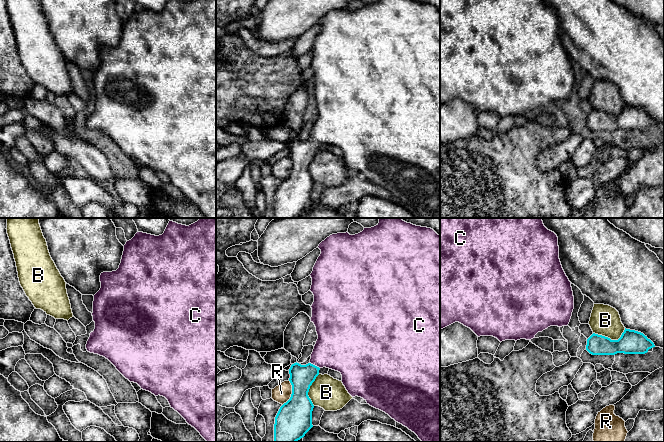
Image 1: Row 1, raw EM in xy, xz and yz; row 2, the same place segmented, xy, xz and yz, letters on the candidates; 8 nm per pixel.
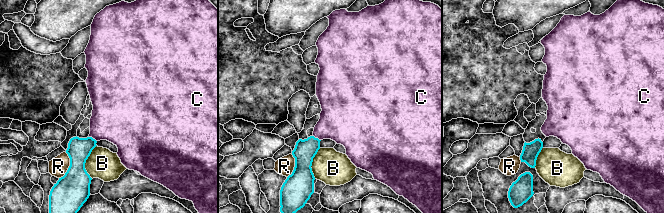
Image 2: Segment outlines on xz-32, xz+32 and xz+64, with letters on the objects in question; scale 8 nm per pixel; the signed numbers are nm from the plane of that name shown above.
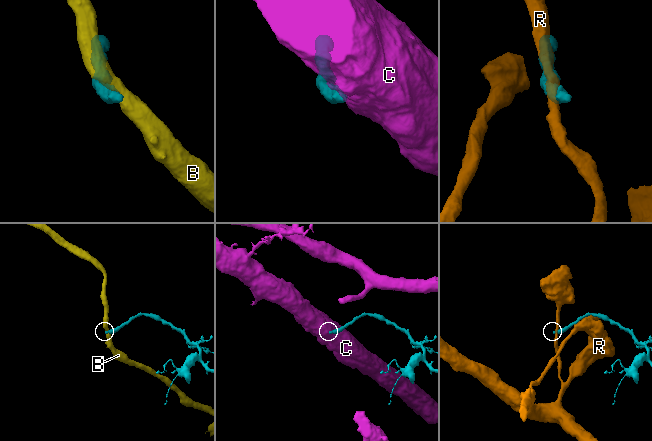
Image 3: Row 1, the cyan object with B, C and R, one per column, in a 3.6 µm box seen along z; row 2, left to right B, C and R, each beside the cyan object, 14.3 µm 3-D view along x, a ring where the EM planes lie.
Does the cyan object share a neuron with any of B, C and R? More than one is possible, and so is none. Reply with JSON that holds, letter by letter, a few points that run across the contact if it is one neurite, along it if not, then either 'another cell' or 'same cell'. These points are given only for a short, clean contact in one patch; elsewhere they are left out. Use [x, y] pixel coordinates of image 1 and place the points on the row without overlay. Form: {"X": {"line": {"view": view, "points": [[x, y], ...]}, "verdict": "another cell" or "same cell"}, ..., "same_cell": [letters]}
{"B": {"line": {"view": "yz", "points": [[625, 104], [617, 115], [610, 115], [593, 108]]}, "verdict": "another cell"}, "C": {"line": {"view": "xz", "points": [[301, 154], [314, 141], [339, 123]]}, "verdict": "same cell"}, "R": {"verdict": "another cell"}, "same_cell": ["C"]}

